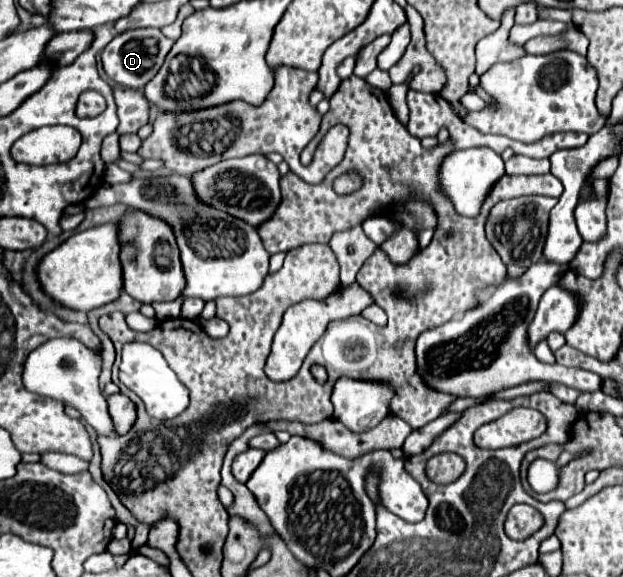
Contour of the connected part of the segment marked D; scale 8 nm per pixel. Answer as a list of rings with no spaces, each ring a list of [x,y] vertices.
[[[137,28],[137,30],[127,30],[117,34],[103,50],[101,60],[103,60],[103,70],[113,78],[117,84],[125,88],[143,88],[163,66],[163,60],[167,52],[171,50],[173,42],[161,34],[161,30],[155,28]]]

